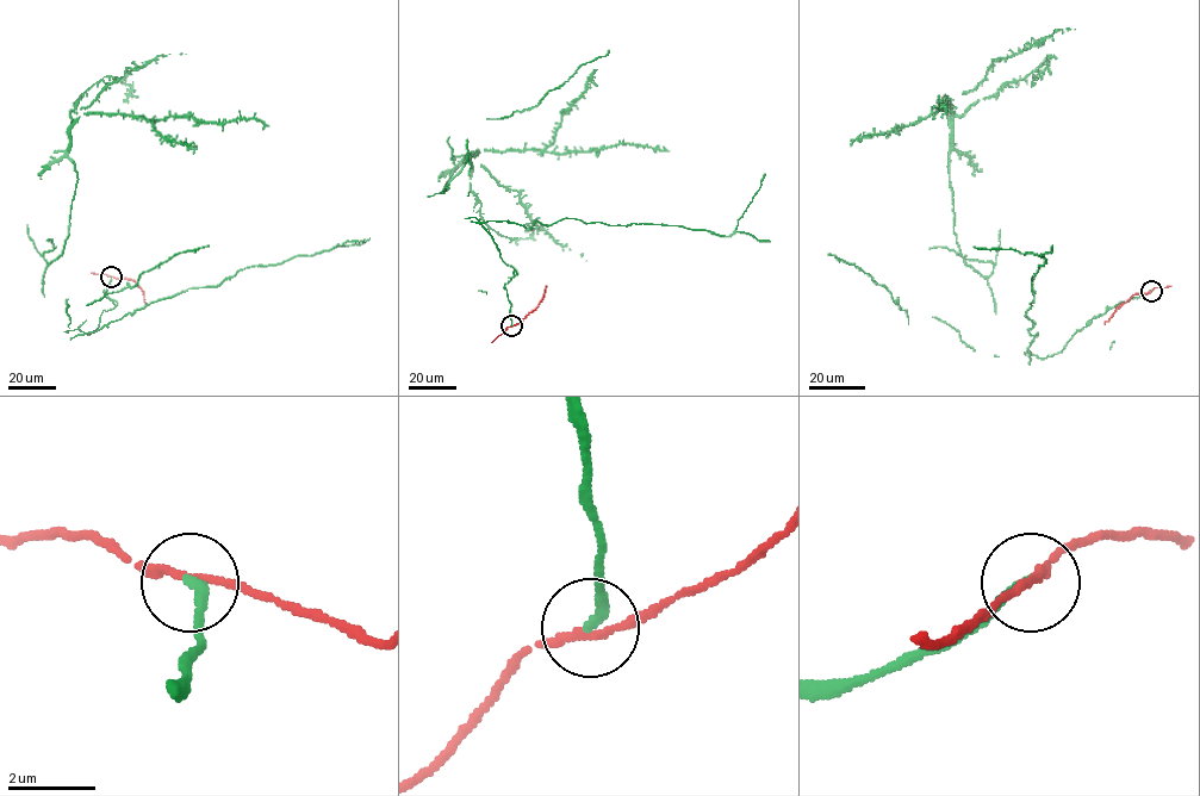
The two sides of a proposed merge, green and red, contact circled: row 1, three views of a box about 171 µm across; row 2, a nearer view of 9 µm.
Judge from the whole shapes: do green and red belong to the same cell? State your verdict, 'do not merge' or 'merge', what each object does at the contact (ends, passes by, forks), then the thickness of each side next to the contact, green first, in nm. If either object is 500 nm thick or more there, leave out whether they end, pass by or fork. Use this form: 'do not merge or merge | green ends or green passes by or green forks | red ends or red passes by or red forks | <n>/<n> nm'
do not merge | green ends | red passes by | 240/170 nm

